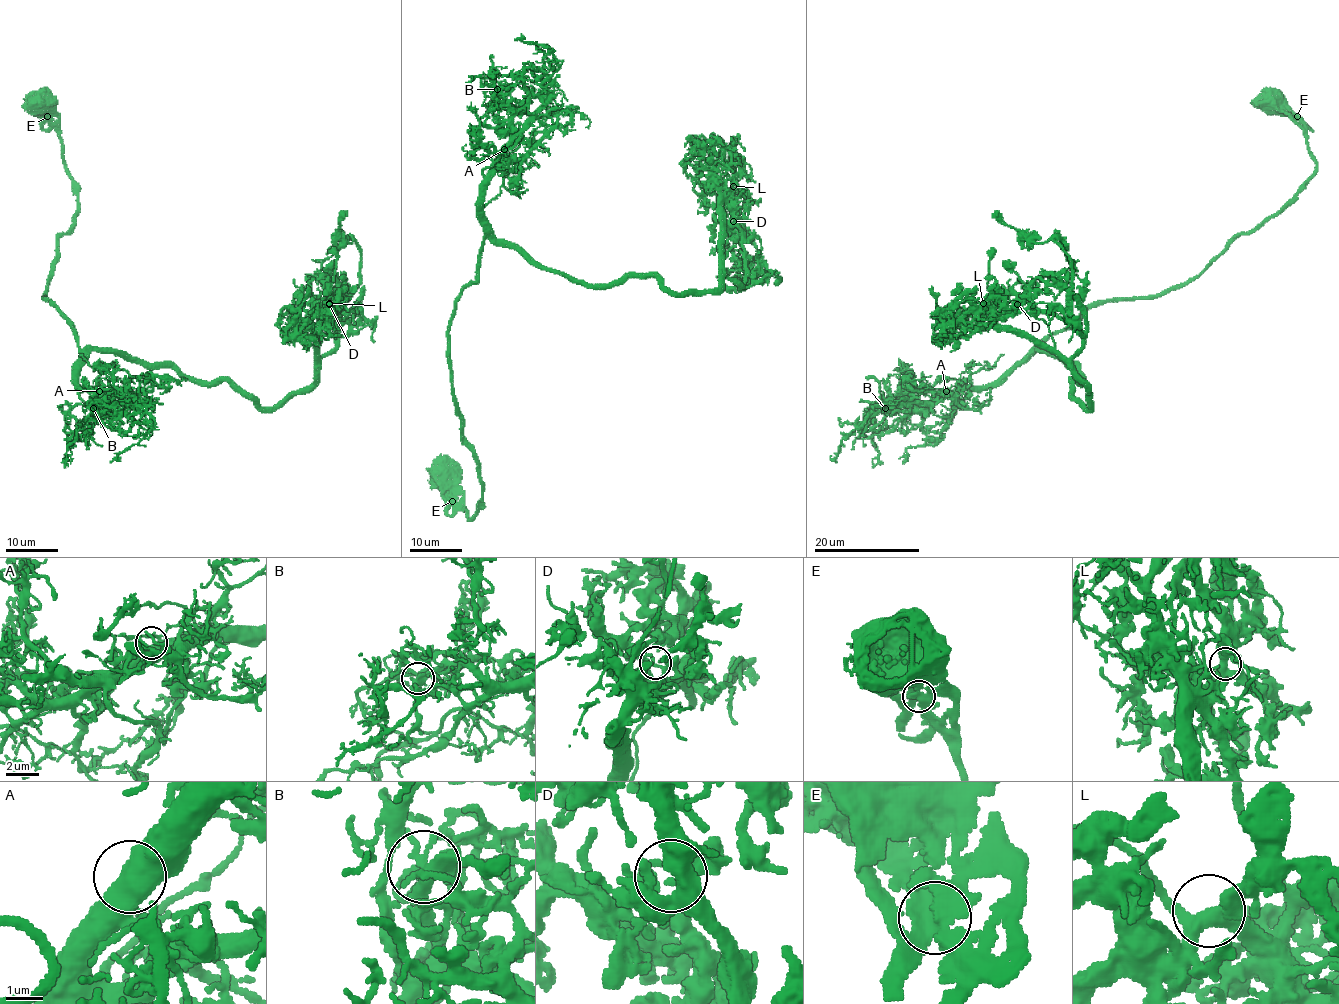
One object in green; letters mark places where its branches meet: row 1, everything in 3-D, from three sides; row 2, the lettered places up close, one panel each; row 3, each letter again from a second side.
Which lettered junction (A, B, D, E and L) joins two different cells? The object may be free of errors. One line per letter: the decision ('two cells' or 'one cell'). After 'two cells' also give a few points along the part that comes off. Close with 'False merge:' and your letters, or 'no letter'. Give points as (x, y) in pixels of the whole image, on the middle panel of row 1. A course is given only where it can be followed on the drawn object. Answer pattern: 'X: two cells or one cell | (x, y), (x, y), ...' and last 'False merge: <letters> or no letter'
A: one cell
B: one cell
D: one cell
E: one cell
L: one cell
False merge: no letter

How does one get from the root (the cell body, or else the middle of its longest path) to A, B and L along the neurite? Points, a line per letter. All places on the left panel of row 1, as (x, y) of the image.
A: (37, 104), (60, 130), (77, 196), (76, 223), (57, 236), (44, 298), (74, 331), (78, 383), (99, 391)
B: (37, 104), (60, 130), (77, 196), (44, 298), (74, 331), (78, 383), (109, 404), (106, 414), (93, 408)
L: (37, 104), (77, 196), (44, 298), (81, 349), (282, 406), (315, 379), (329, 303)

